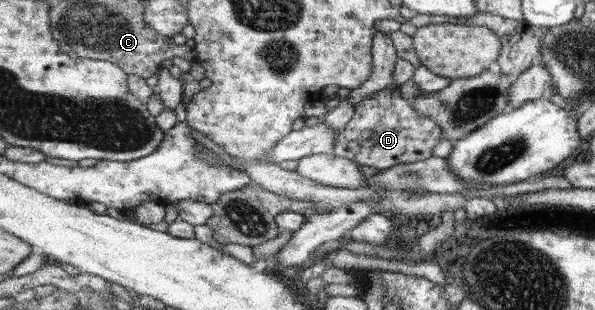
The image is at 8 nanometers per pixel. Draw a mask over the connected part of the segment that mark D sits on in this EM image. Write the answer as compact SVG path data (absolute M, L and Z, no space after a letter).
M384 89L360 102L354 117L337 134L334 153L379 171L432 157L443 129L427 115L419 115L413 101L414 97L402 98L399 89Z

